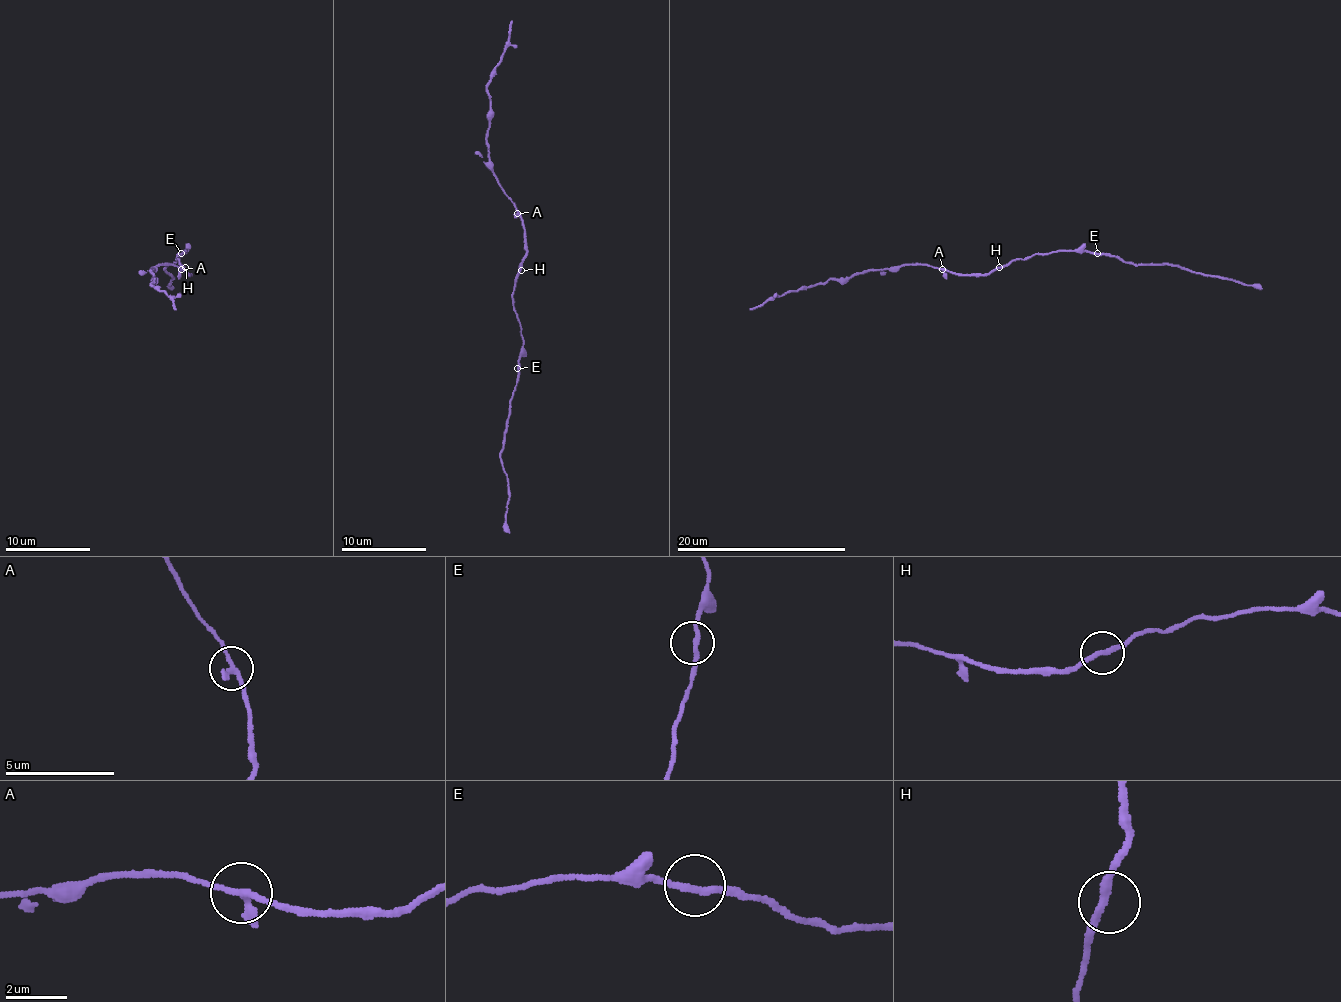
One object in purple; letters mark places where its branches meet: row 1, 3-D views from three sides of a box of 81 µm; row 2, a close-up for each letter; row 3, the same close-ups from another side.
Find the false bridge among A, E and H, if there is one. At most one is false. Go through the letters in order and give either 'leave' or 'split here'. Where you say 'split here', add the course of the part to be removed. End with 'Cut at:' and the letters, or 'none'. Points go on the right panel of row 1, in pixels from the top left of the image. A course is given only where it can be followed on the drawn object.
A: leave
E: leave
H: leave
Cut at: none

